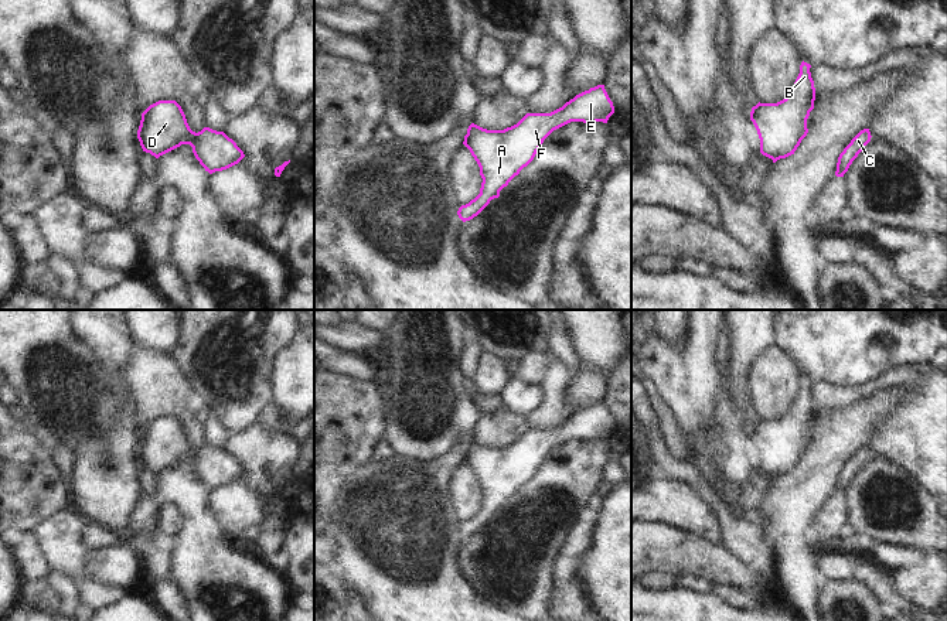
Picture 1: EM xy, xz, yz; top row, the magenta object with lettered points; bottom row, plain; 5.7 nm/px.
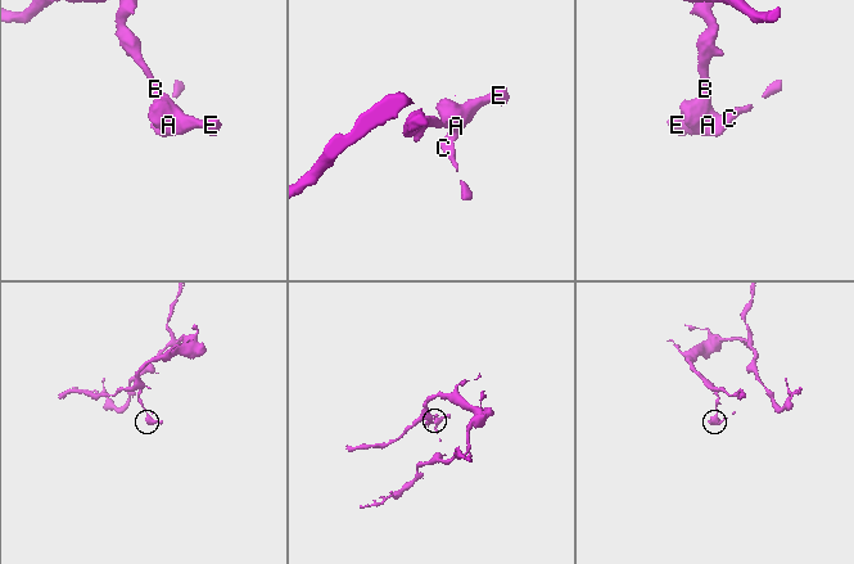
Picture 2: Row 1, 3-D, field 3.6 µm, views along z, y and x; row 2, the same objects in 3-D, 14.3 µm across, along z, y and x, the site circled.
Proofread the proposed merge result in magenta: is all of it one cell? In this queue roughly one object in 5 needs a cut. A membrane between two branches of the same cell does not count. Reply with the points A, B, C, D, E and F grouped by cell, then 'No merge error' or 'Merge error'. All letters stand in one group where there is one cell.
Groups: A B C D E F. No merge error.

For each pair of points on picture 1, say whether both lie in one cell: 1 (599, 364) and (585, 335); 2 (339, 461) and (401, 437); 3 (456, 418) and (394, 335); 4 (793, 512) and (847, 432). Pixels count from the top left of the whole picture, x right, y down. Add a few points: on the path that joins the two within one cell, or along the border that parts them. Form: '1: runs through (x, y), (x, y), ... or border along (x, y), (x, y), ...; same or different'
1: runs through (599, 357), (599, 350), (592, 343); same
2: border along (384, 403), (382, 437); different
3: runs through (436, 398), (425, 386), (423, 365), (414, 355); same
4: runs through (801, 492), (814, 480), (818, 467), (830, 451); same

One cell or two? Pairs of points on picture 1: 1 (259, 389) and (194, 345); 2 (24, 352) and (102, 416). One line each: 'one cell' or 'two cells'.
1: one cell
2: one cell

